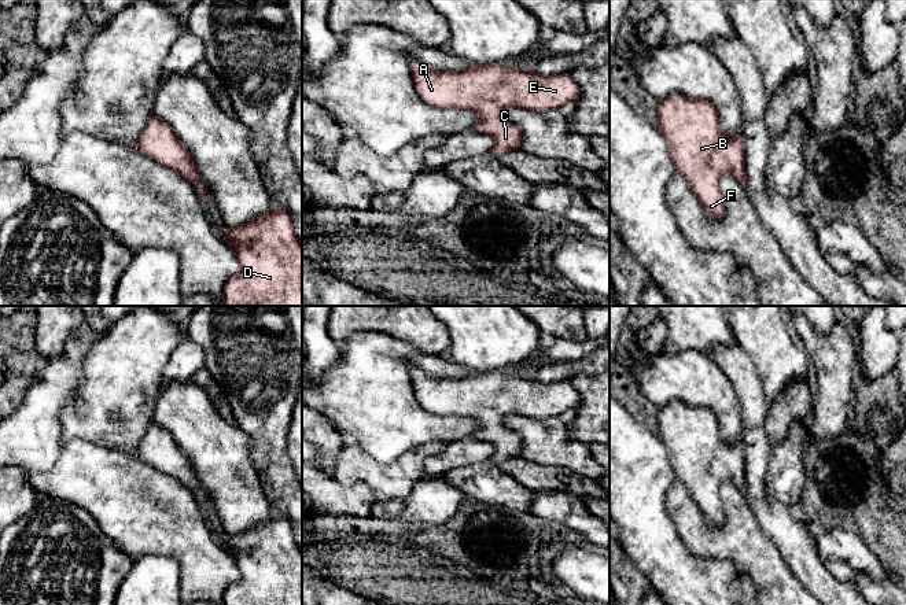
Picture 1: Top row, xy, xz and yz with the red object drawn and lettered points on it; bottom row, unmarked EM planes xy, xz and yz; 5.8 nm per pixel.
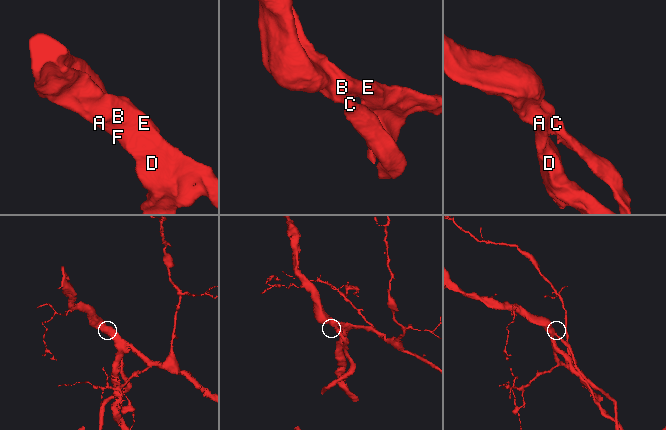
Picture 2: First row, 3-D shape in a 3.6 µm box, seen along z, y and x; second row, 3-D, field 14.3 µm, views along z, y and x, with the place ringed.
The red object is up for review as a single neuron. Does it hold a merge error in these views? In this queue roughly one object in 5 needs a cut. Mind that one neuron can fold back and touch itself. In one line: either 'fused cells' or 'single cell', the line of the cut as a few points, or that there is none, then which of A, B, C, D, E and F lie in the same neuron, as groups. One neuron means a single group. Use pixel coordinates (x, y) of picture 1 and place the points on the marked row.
single cell | no cut | A B C D E F

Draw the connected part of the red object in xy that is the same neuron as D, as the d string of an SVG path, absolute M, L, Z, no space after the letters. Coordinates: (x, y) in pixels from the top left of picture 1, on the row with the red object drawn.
M283 207L237 228L221 228L239 263L239 273L228 280L224 306L302 306L302 243Z

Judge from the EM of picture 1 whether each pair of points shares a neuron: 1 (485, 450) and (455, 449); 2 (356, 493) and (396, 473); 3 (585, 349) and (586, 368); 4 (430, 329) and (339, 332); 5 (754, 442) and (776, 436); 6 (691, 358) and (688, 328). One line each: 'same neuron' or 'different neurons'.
1: same neuron
2: different neurons
3: different neurons
4: same neuron
5: different neurons
6: different neurons

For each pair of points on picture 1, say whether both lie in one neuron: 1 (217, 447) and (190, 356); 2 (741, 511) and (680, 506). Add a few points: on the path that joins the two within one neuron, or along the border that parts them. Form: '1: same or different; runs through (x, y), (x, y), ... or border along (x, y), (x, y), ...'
1: different; border along (188, 380), (172, 380), (158, 394)
2: same; runs through (728, 526), (721, 532), (706, 532), (695, 522)

